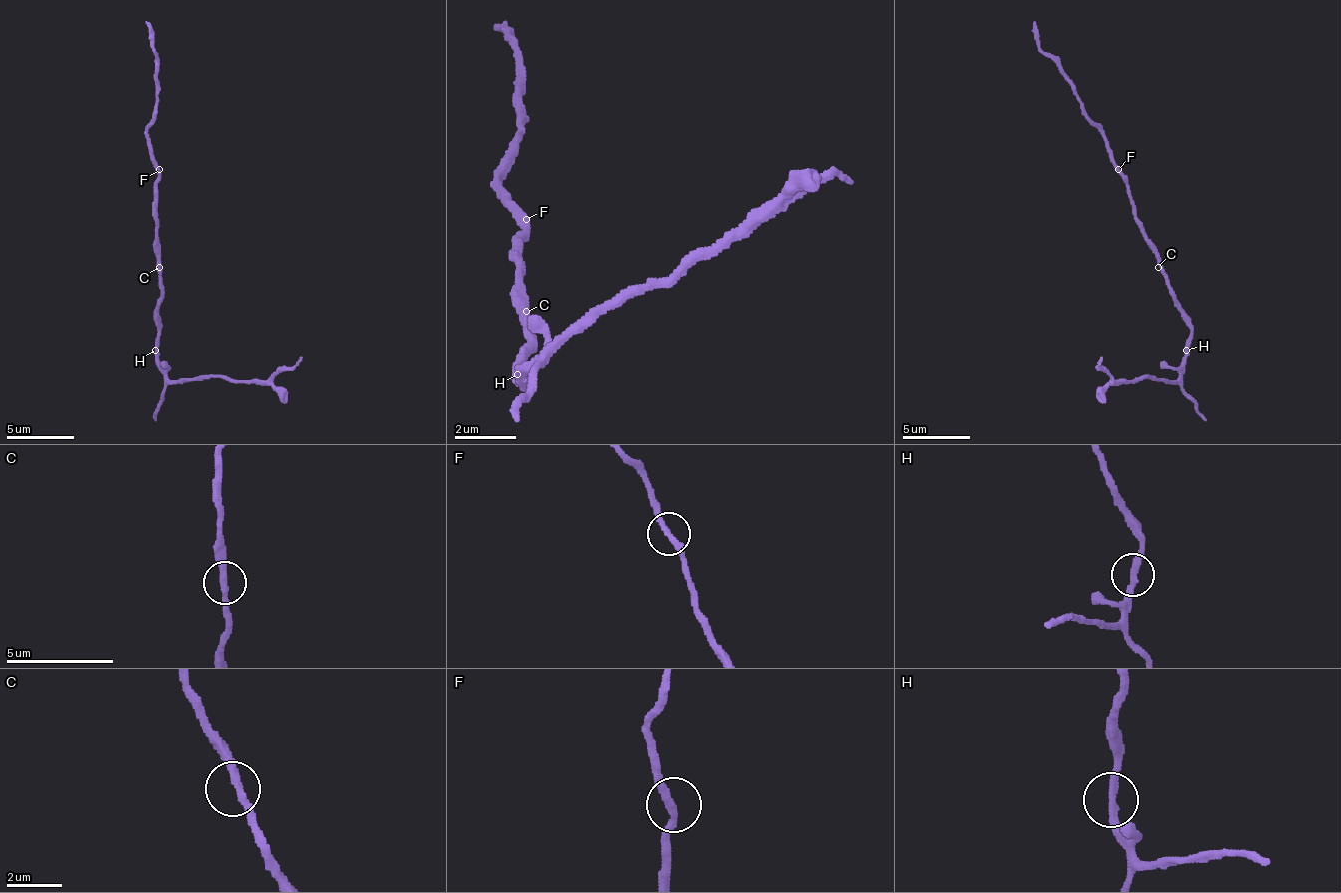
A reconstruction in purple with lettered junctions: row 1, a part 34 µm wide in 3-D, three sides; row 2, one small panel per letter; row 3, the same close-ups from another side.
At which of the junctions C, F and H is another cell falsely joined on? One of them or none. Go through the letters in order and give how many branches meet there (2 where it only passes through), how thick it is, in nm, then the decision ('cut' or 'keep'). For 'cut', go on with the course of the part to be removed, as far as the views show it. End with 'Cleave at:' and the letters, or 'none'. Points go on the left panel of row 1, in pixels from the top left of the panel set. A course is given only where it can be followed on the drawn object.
C: 2 | 280 nm | keep
F: 2 | 280 nm | keep
H: 2 | 280 nm | keep
Cleave at: none

